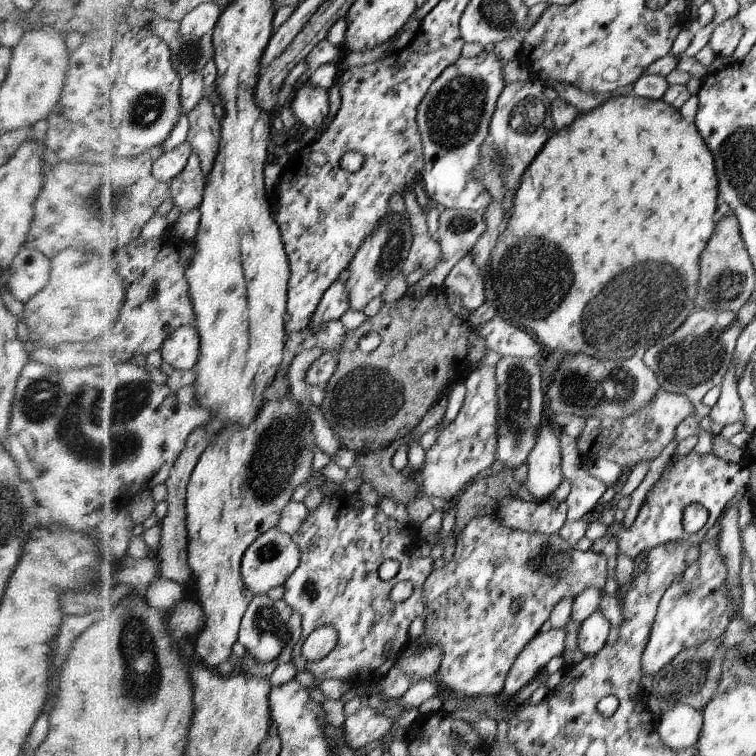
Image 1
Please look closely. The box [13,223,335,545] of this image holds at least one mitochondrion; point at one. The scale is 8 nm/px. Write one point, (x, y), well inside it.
(76, 416)

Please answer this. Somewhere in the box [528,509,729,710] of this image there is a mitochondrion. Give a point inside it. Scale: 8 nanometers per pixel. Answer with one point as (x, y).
(685, 678)

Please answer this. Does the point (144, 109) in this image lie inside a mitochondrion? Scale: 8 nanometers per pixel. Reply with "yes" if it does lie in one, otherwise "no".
yes

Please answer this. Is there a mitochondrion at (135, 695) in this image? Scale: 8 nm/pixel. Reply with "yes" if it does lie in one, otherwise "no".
yes

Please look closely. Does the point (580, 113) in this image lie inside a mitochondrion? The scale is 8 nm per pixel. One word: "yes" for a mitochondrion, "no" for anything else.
no

